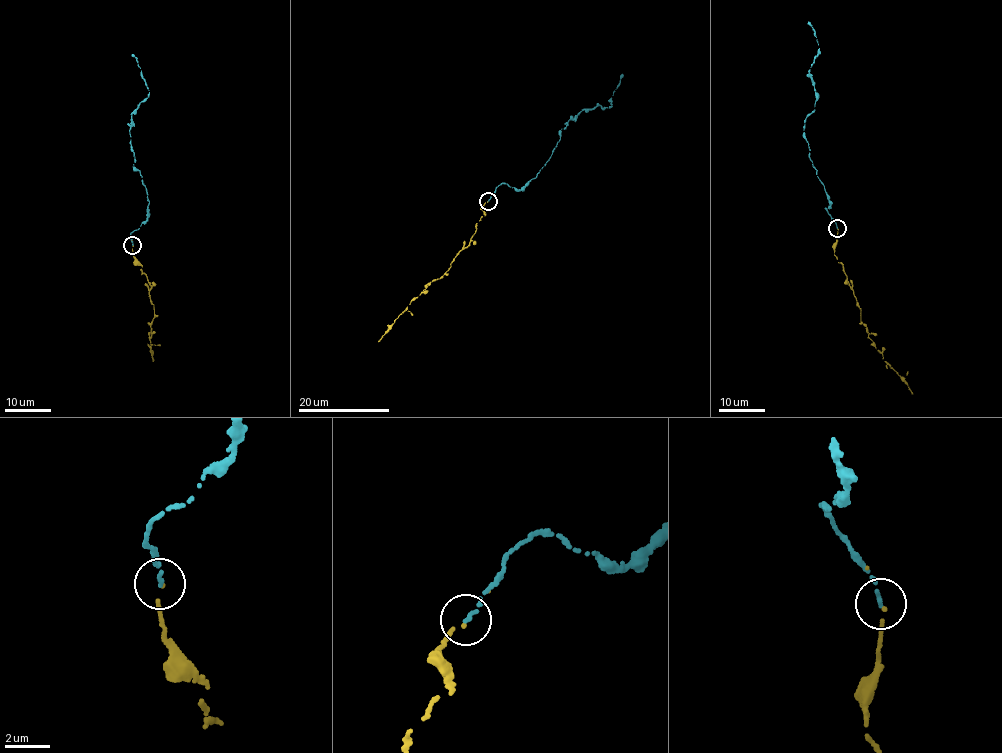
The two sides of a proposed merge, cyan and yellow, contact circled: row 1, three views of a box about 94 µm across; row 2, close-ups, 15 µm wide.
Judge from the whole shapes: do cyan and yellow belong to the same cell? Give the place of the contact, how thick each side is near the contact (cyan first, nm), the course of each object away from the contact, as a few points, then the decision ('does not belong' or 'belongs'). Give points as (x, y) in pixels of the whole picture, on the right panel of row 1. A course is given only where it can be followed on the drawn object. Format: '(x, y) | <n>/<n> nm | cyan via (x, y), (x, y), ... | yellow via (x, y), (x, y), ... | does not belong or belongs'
(837, 228) | 170/130 nm | cyan via (837, 228), (825, 209), (830, 205), (810, 159), (804, 132), (817, 93), (809, 74), (819, 49), (808, 21) | yellow via (837, 229), (834, 252), (861, 311), (862, 323), (882, 359), (913, 393) | belongs

